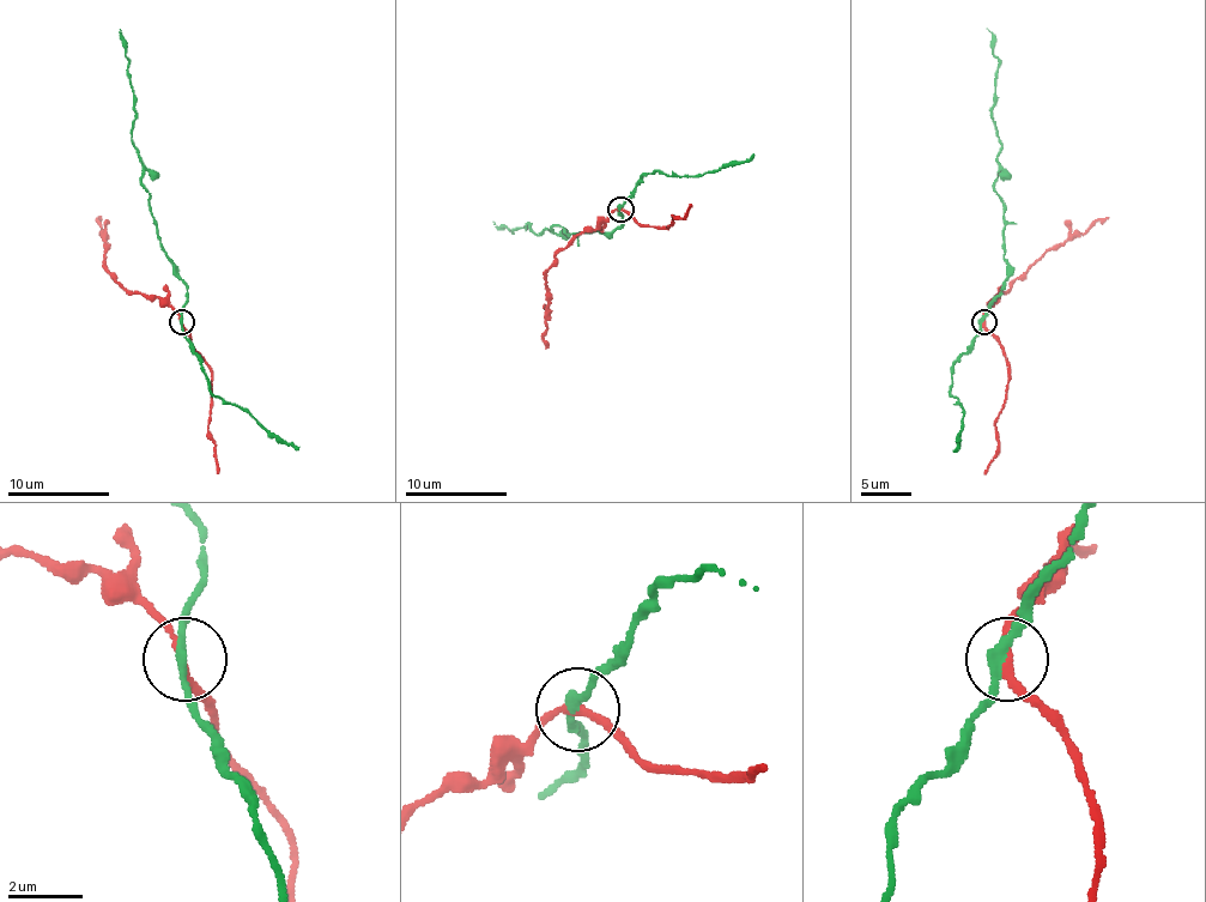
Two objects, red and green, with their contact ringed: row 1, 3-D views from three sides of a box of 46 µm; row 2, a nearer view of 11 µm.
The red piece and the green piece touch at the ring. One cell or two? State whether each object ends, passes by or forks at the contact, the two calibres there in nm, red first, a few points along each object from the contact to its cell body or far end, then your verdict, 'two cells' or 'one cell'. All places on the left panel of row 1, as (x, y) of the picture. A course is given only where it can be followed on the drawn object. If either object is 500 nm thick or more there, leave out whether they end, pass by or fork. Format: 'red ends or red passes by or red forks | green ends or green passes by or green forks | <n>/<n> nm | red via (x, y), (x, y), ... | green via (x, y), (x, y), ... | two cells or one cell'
red passes by | green passes by | 160/220 nm | red via (181, 321), (179, 314), (165, 303), (144, 298), (116, 279), (104, 254), (100, 232), (101, 217) | green via (181, 321), (187, 285), (158, 234), (147, 188), (141, 183), (144, 163), (133, 143), (135, 115), (120, 29) | two cells

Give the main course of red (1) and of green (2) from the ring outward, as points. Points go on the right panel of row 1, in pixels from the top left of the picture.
1: (985, 321), (983, 314), (1043, 254), (1084, 234), (1097, 221), (1108, 218)
2: (985, 321), (985, 312), (1007, 276), (1003, 204), (994, 188), (1001, 143), (991, 114), (998, 59), (987, 28)

